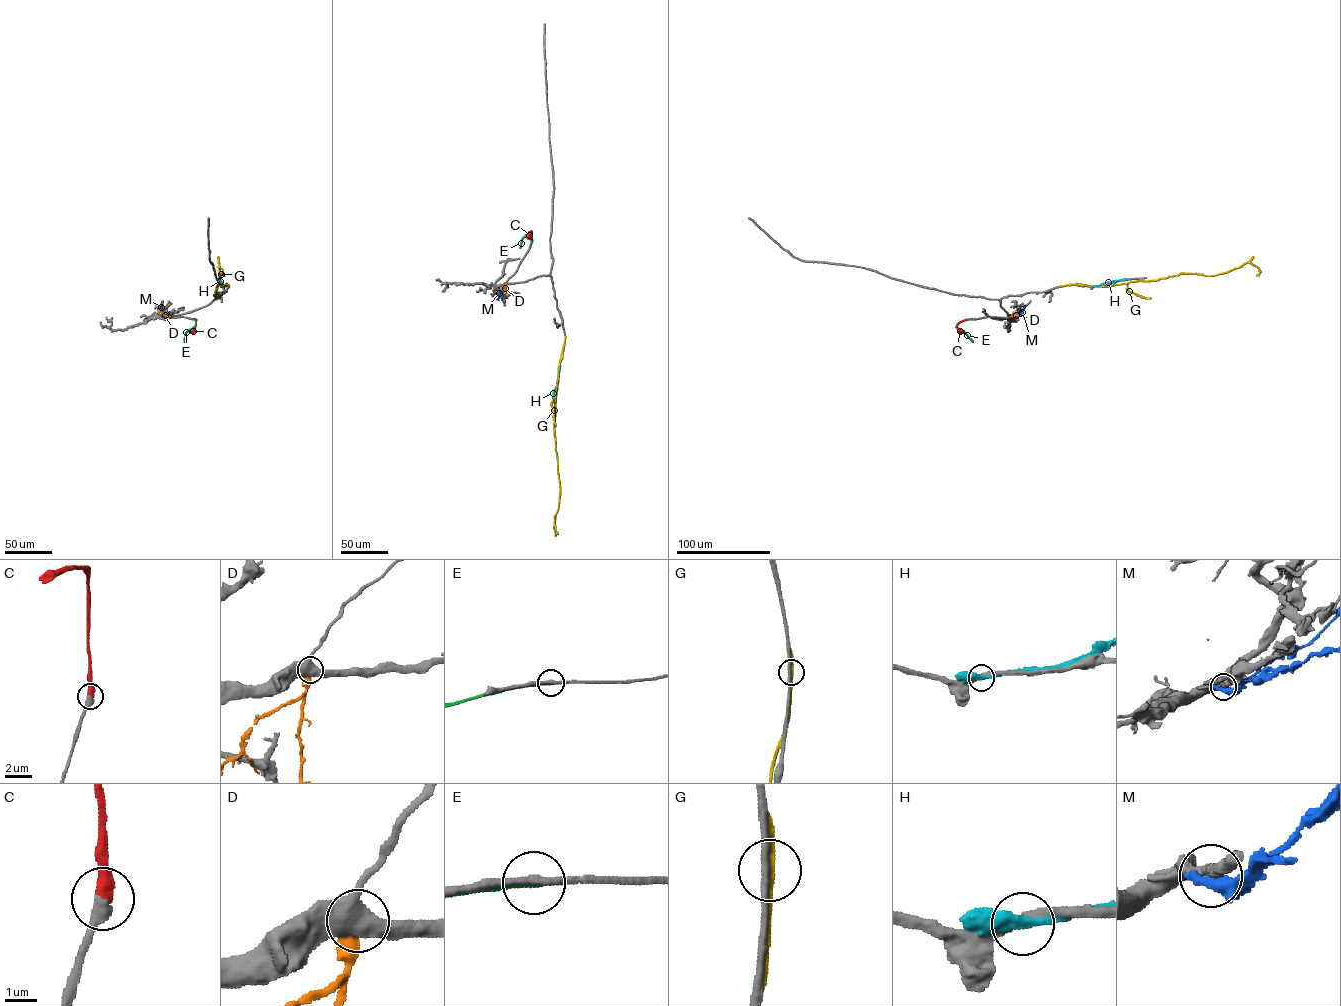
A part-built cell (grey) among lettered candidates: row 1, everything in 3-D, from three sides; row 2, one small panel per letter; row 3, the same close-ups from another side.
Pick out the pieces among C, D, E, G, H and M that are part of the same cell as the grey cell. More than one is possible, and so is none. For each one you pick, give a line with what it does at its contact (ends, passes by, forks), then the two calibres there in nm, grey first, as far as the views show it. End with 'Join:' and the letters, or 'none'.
C: it ends; calibres 440 and 480 nm
Join: C

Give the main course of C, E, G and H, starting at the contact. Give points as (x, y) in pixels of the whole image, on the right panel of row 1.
C: (966, 319), (957, 326), (963, 333)
E: (970, 319), (957, 326), (972, 342)
G: (1062, 286), (1108, 286), (1156, 280), (1182, 273), (1214, 275), (1248, 262), (1258, 268), (1259, 275)
H: (1093, 286), (1126, 279)

